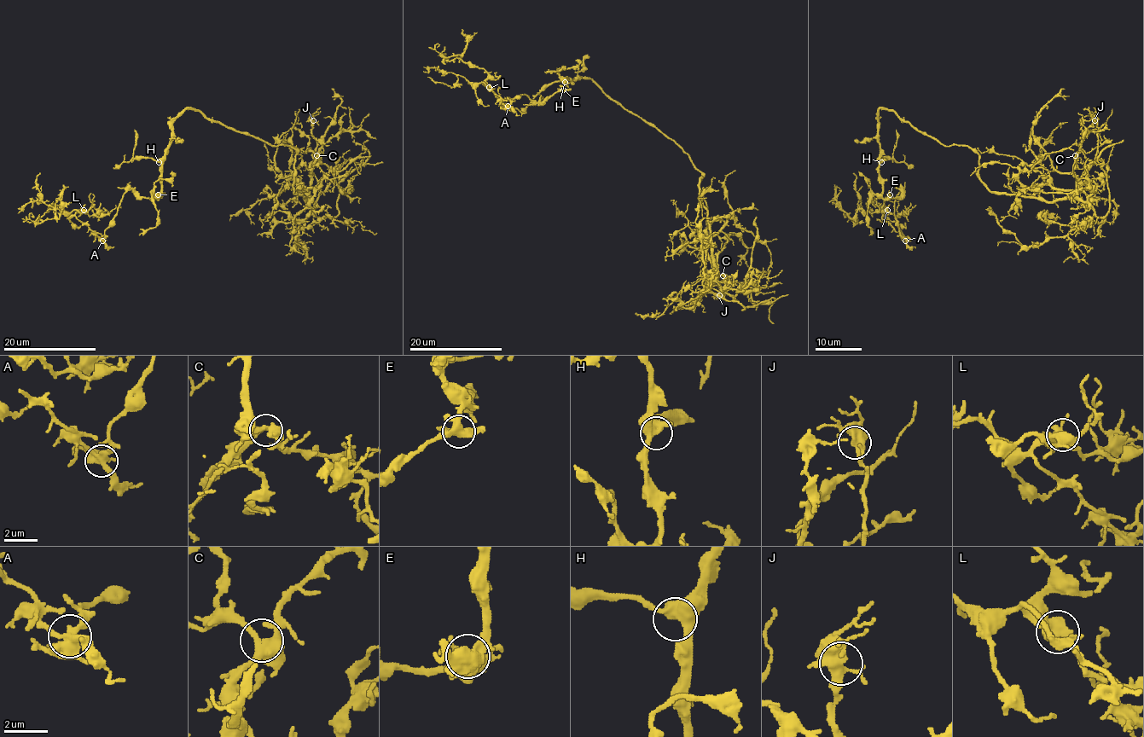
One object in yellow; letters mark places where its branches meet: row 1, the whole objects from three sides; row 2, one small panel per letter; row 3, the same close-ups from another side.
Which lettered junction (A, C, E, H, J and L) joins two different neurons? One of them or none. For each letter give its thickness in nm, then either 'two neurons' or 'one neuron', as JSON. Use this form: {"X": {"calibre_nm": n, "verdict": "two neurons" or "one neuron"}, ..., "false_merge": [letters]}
{"A": {"calibre_nm": 440, "verdict": "two neurons"}, "C": {"calibre_nm": 360, "verdict": "one neuron"}, "E": {"calibre_nm": 420, "verdict": "one neuron"}, "H": {"calibre_nm": 460, "verdict": "one neuron"}, "J": {"calibre_nm": 480, "verdict": "one neuron"}, "L": {"calibre_nm": 400, "verdict": "one neuron"}, "false_merge": ["A"]}

